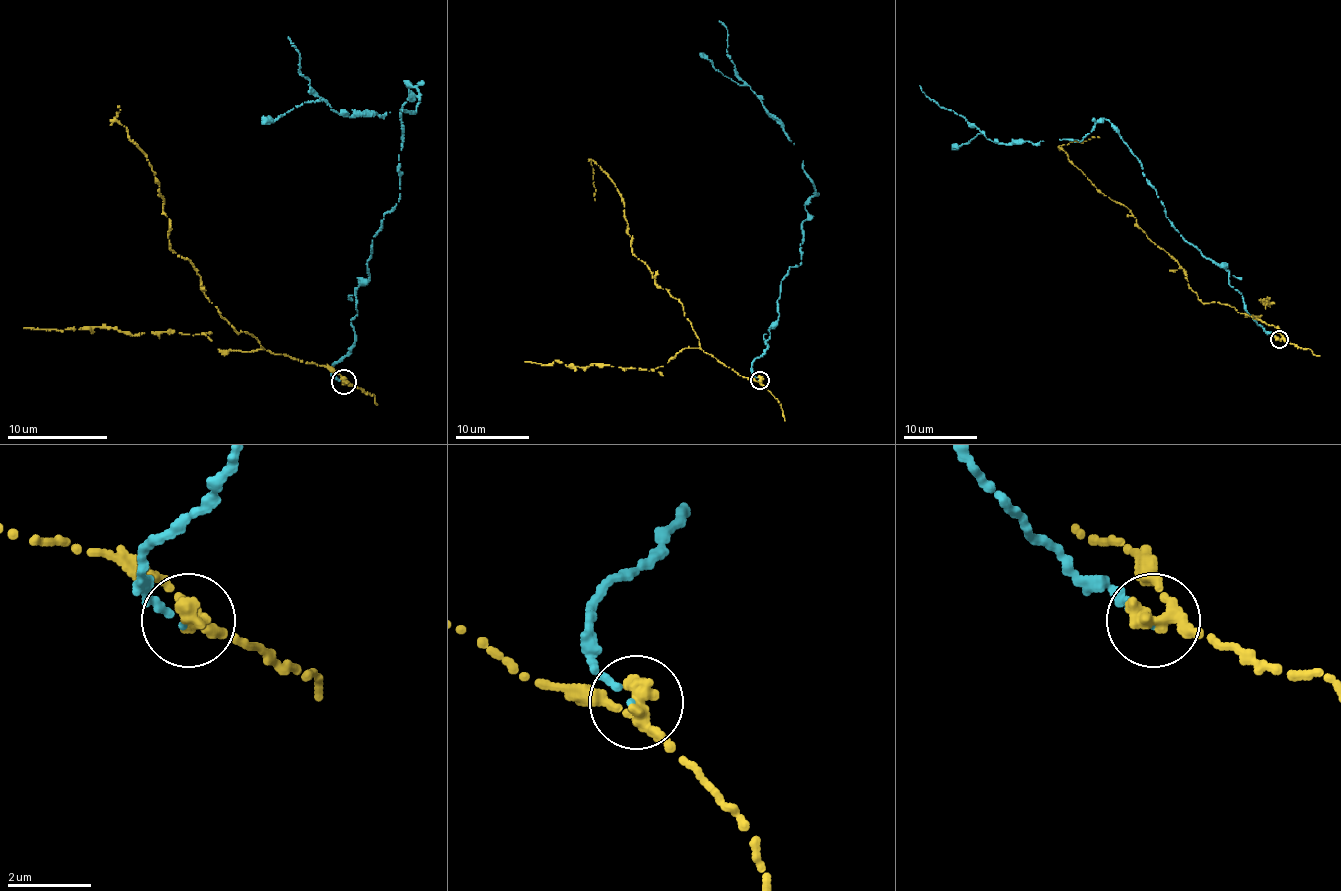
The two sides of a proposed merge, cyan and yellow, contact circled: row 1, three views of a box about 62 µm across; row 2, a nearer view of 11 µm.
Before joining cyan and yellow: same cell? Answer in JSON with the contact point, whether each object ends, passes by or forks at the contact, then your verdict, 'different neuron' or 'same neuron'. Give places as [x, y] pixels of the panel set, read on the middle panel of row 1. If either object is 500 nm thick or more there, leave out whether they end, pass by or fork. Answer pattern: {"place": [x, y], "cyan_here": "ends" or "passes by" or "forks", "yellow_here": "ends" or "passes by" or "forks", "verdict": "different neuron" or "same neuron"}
{"place": [760, 380], "cyan_here": "ends", "yellow_here": "passes by", "verdict": "different neuron"}

